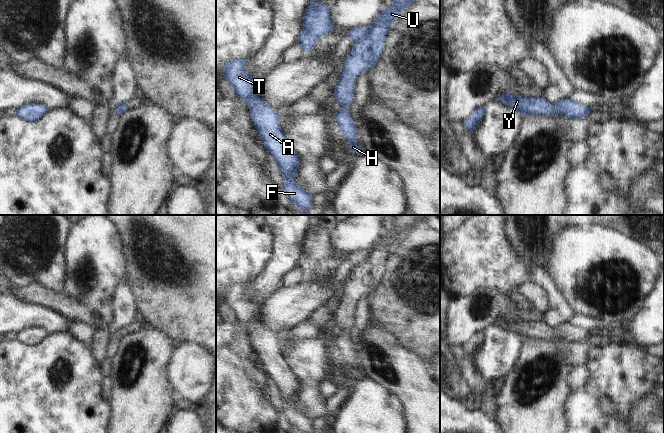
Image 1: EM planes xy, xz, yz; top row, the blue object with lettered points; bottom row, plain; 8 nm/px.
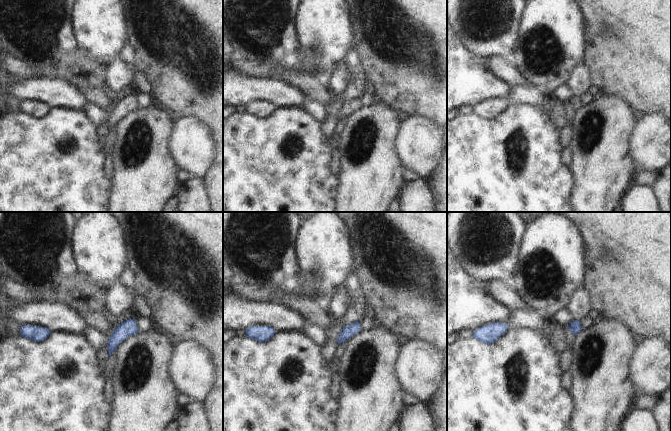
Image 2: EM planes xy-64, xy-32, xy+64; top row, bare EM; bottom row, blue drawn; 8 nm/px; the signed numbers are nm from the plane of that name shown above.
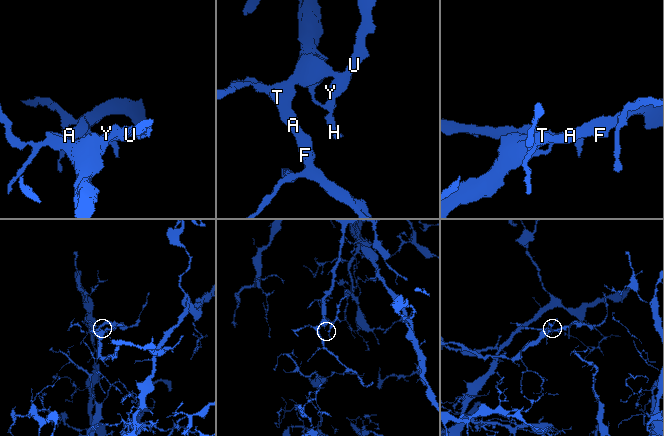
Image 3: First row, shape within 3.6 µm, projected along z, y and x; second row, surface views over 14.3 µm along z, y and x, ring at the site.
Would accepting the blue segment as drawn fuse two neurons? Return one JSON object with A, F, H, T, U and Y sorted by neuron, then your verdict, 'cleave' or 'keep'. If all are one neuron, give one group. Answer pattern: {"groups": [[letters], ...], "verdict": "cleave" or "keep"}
{"groups": [["A", "F", "H", "T", "U", "Y"]], "verdict": "keep"}

